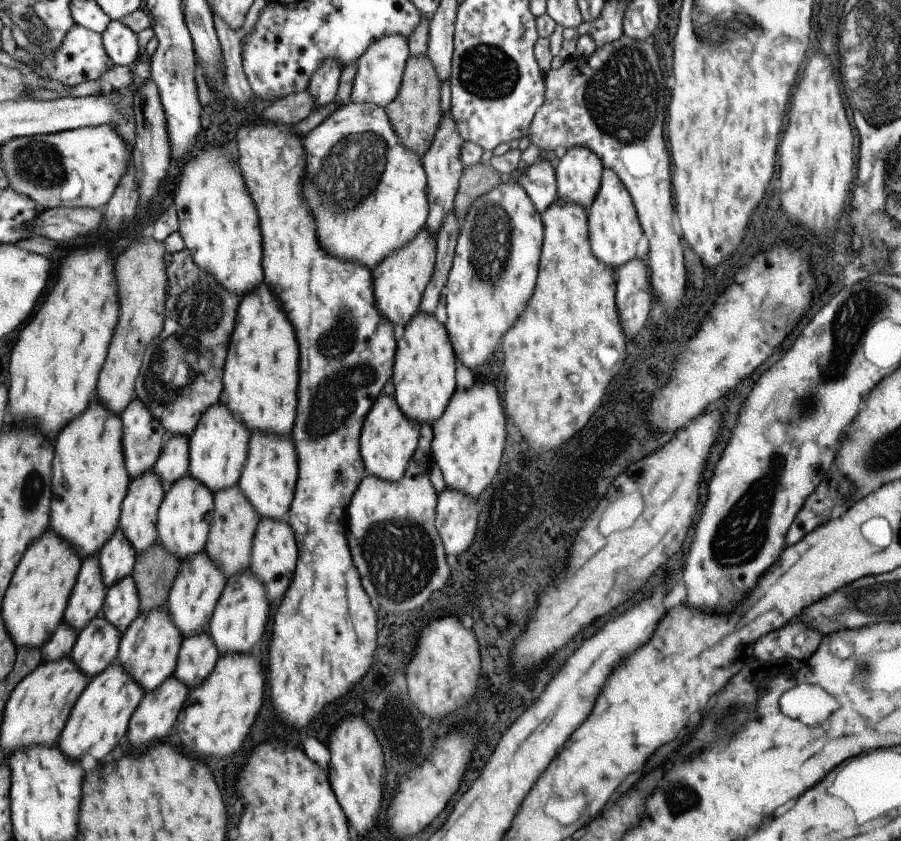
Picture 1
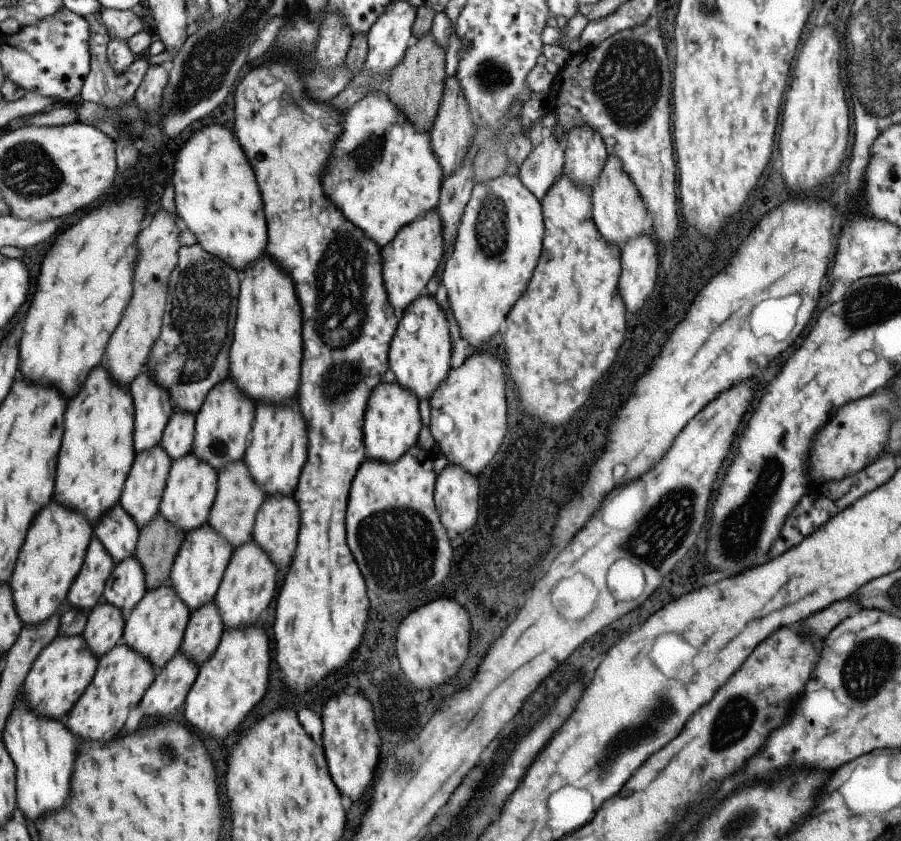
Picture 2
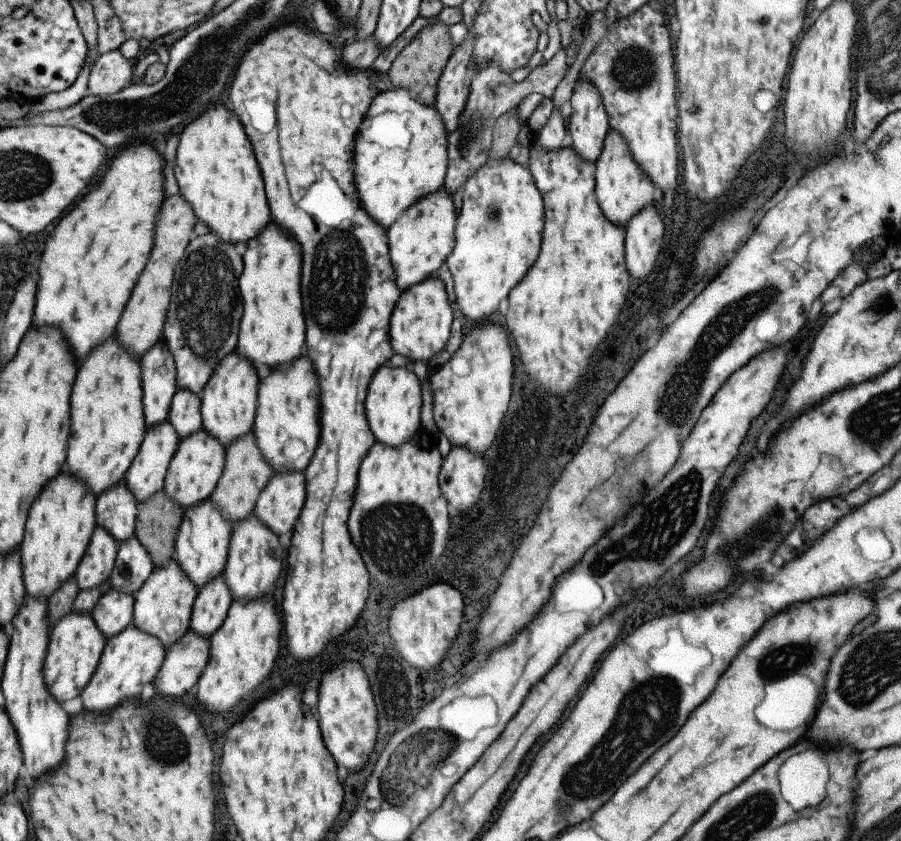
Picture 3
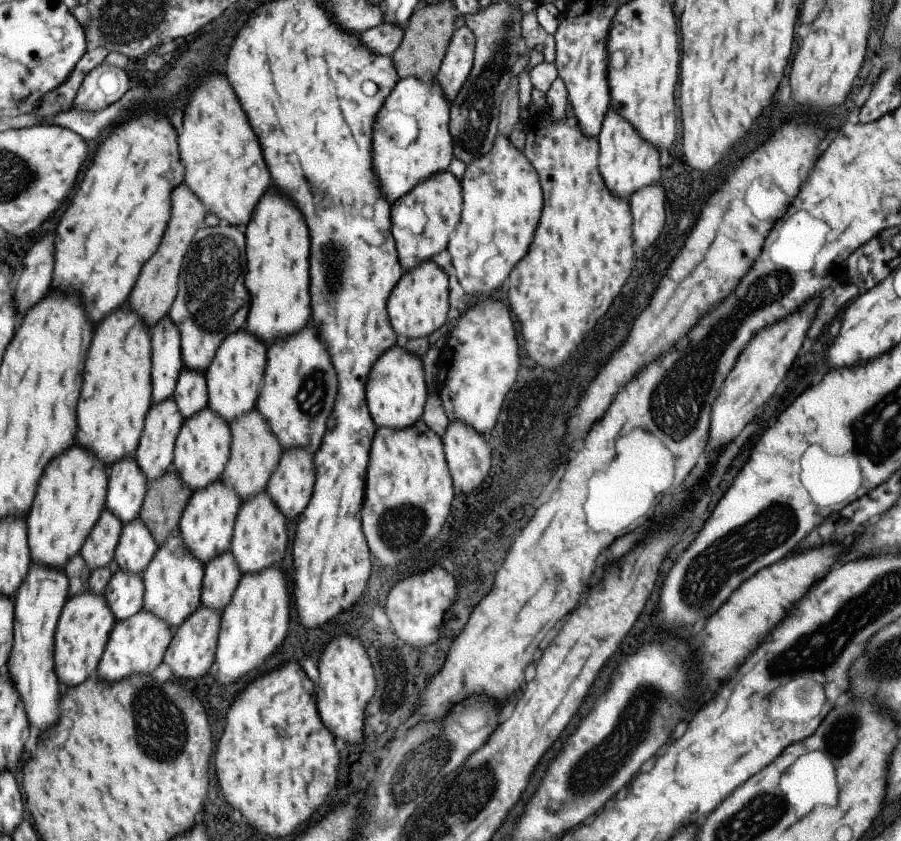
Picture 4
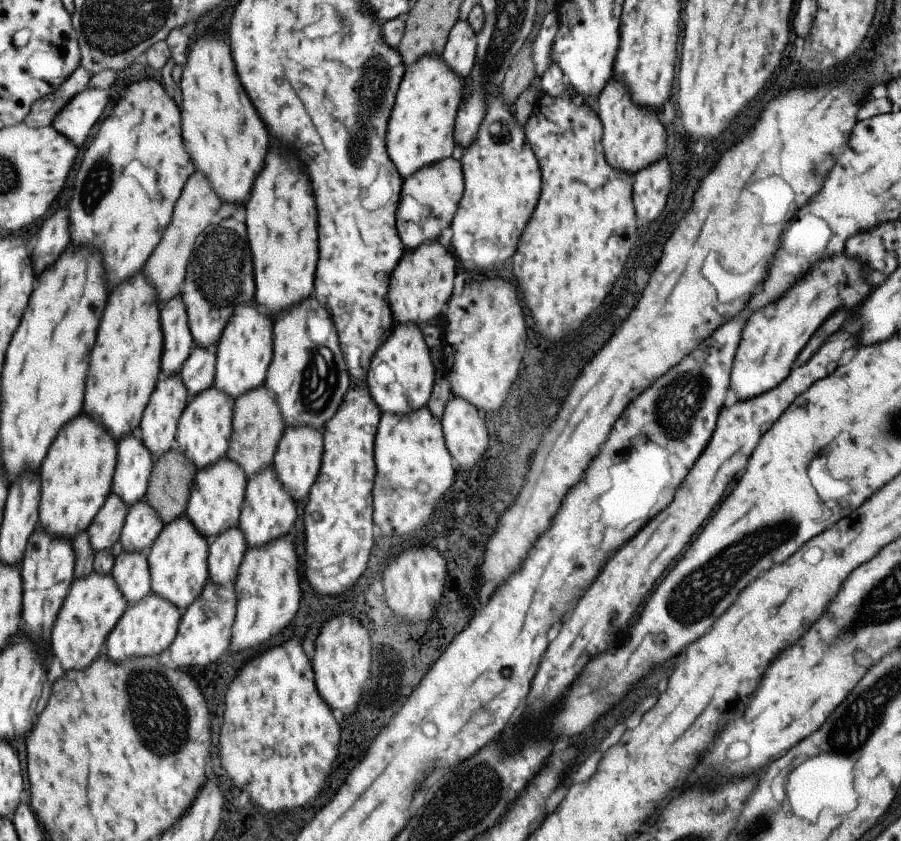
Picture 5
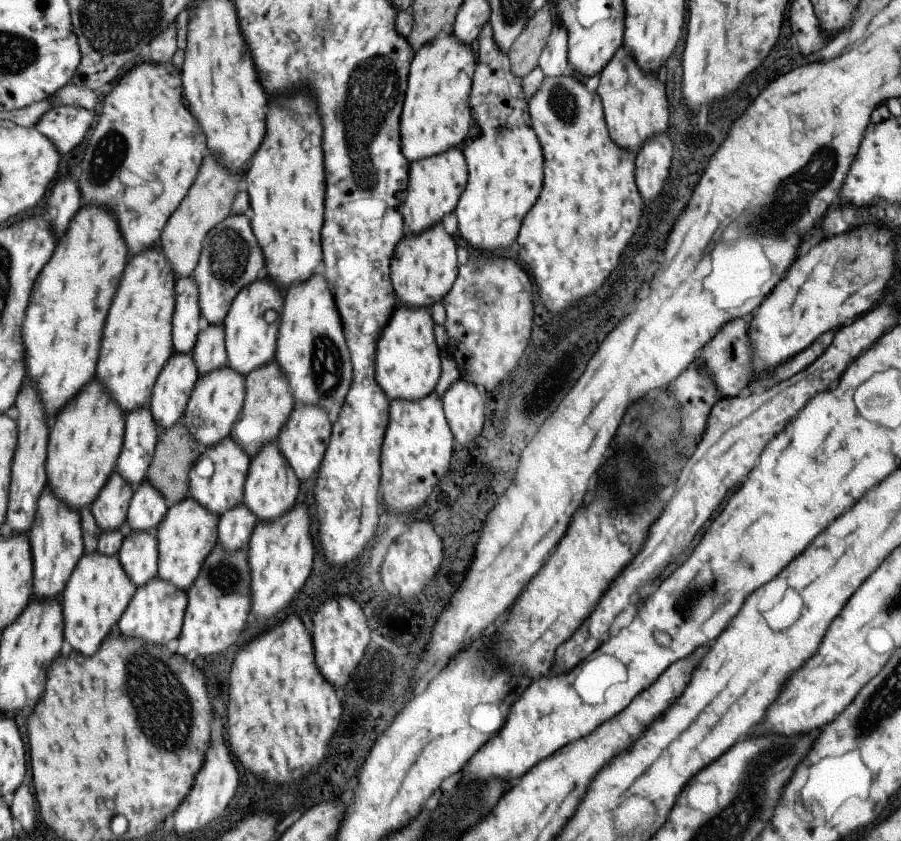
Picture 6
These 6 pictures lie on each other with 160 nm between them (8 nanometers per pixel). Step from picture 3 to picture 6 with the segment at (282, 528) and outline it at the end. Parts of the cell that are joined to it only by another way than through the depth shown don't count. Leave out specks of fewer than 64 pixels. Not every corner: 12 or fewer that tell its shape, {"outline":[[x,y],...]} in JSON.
{"outline":[[294,403],[276,436],[299,482],[318,471],[331,422]]}

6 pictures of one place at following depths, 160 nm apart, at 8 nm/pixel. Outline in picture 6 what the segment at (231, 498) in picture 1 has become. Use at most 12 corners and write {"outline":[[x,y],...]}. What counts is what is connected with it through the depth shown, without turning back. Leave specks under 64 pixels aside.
{"outline":[[275,360],[244,376],[229,436],[251,458],[295,402]]}

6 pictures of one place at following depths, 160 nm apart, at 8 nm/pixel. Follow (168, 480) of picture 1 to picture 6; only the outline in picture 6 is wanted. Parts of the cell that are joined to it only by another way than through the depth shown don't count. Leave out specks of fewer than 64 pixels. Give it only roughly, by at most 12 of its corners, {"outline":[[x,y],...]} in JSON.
{"outline":[[203,324],[191,354],[199,375],[225,366],[223,325]]}

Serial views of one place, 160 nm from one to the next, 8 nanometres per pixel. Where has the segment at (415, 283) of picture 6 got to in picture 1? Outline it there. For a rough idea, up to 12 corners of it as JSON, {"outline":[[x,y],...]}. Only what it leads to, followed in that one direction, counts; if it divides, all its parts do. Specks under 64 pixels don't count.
{"outline":[[418,311],[396,336],[391,382],[419,424],[455,391],[445,327]]}

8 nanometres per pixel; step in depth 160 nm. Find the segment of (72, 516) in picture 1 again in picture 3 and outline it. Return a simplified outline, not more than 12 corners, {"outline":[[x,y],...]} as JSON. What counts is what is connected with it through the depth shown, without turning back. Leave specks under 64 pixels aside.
{"outline":[[109,336],[75,374],[65,466],[97,496],[146,431],[139,360]]}

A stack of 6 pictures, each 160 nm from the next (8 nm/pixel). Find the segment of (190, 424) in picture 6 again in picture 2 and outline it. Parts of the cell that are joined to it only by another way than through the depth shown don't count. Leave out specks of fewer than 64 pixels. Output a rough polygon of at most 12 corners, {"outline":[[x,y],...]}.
{"outline":[[170,463],[158,511],[183,534],[203,524],[216,470]]}

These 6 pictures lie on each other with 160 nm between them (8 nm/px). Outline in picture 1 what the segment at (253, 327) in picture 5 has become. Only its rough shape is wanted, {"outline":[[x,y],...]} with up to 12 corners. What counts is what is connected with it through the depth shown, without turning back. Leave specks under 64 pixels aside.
{"outline":[[210,404],[188,438],[187,475],[212,494],[237,484],[250,433]]}

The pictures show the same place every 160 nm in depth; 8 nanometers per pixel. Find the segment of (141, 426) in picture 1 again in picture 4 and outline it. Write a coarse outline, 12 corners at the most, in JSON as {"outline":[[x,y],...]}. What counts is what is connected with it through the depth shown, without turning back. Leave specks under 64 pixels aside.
{"outline":[[167,316],[150,328],[151,405],[172,396],[183,368]]}

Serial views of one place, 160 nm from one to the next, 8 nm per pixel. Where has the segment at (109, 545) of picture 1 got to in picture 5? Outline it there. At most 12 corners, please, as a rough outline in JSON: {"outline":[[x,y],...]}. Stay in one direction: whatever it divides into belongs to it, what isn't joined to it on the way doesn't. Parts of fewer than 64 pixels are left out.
{"outline":[[136,431],[116,441],[111,492],[143,498],[153,458]]}

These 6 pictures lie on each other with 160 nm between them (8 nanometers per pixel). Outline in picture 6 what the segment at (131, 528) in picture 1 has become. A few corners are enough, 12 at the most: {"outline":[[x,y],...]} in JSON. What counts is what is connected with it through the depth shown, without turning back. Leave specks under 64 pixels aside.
{"outline":[[171,353],[147,404],[159,430],[181,420],[198,376]]}

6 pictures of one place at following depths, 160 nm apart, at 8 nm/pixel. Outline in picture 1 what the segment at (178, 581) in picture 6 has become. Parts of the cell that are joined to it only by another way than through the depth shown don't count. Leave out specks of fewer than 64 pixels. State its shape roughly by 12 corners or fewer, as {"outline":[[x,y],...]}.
{"outline":[[165,606],[141,611],[116,660],[153,691],[174,671],[182,637]]}

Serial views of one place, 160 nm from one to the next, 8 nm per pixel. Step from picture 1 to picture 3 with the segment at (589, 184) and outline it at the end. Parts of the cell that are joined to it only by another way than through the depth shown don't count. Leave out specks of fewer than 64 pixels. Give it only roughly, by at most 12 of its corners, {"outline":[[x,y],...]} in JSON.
{"outline":[[576,79],[571,146],[594,164],[609,130],[599,93]]}

